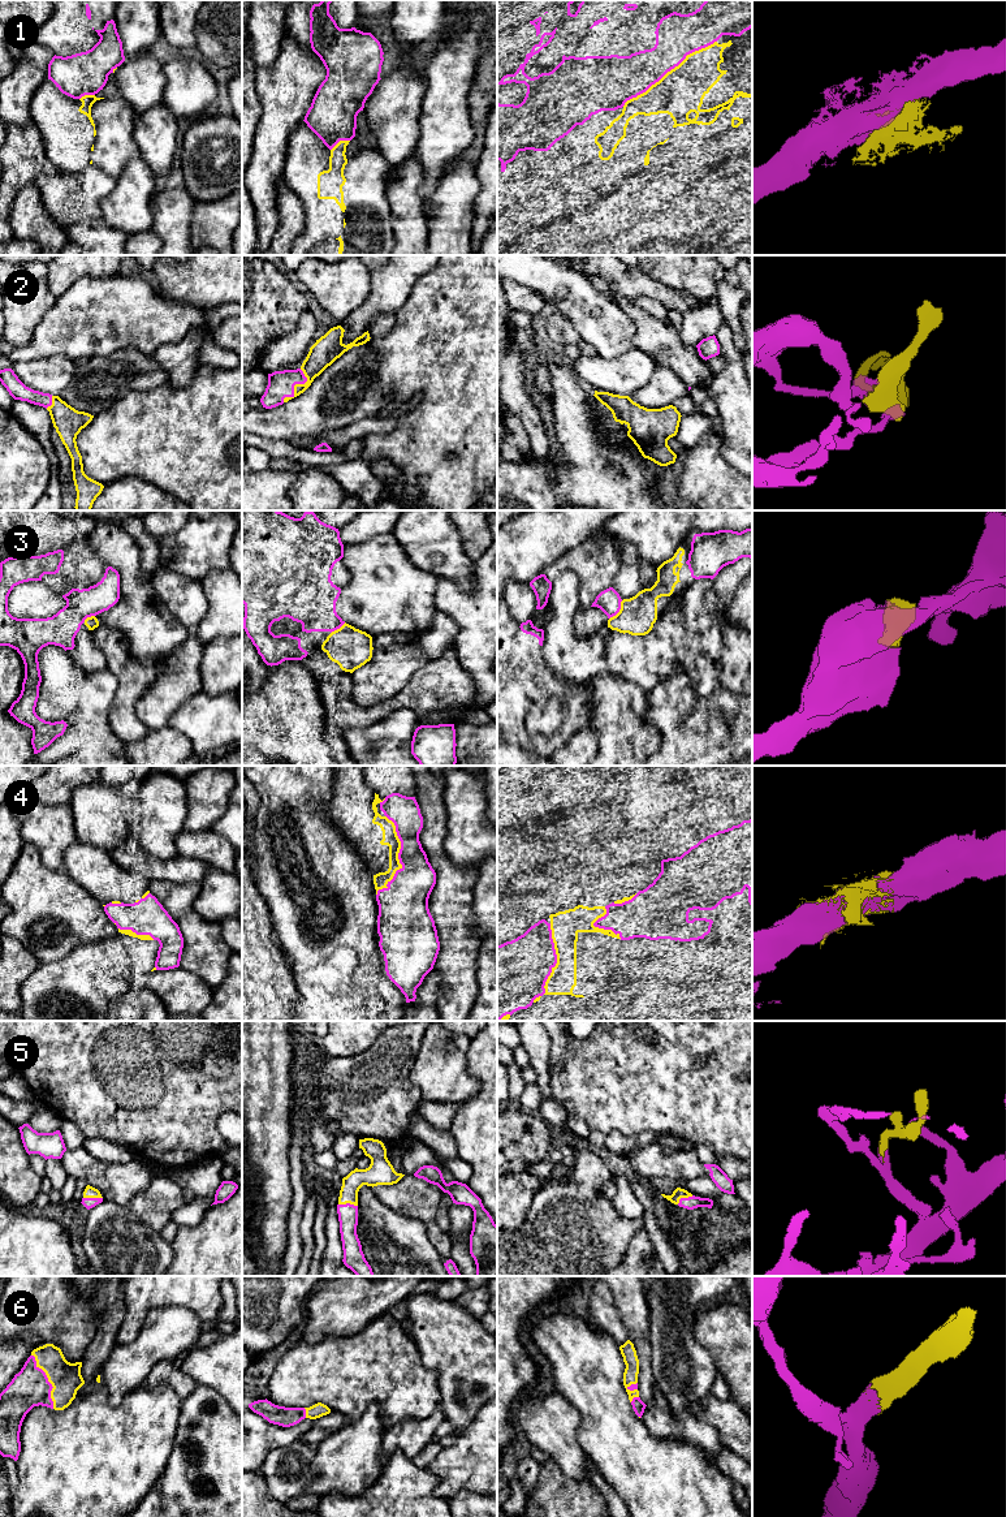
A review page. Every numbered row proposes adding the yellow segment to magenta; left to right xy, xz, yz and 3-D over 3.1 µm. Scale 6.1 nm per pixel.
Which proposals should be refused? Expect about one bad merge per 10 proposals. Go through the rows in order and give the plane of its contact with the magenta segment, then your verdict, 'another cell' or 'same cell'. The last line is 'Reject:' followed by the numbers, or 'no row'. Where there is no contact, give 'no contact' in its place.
1: yz | same cell
2: xz | same cell
3: yz | same cell
4: xz | same cell
5: xy | same cell
6: xy | same cell
Reject: no row

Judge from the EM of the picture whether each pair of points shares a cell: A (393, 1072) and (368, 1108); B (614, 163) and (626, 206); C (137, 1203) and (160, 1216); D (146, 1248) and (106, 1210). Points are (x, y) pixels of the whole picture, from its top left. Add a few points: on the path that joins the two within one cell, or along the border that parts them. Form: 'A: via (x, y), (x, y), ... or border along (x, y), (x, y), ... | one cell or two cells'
A: via (384, 1081), (370, 1099) | one cell
B: border along (643, 164), (626, 173), (612, 188) | two cells
C: via (142, 1205), (149, 1205), (155, 1211) | one cell
D: via (135, 1240), (116, 1220) | one cell

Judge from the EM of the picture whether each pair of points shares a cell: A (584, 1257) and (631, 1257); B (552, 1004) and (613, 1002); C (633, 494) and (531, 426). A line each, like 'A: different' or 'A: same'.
A: different
B: same
C: different

